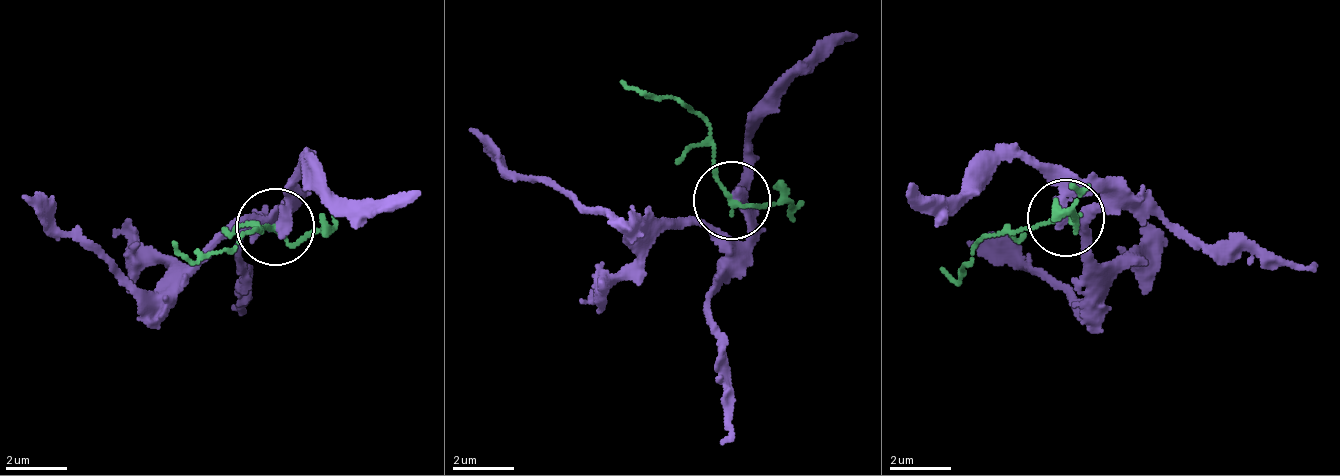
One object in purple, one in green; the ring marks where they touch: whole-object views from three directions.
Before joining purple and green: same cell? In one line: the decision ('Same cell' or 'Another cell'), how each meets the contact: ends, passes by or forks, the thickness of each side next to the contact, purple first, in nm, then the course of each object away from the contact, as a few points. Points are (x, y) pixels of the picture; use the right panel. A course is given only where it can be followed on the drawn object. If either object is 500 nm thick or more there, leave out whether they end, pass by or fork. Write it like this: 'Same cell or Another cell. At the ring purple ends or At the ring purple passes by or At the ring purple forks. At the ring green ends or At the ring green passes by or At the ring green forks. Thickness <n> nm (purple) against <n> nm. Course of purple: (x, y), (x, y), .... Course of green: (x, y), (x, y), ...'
Another cell. At the ring purple ends. At the ring green passes by. Thickness 360 nm (purple) against 130 nm. Course of purple: (1064, 219), (1081, 193), (1104, 187), (1088, 301), (965, 245). Course of green: (1064, 219), (975, 247), (953, 279), (943, 266)

